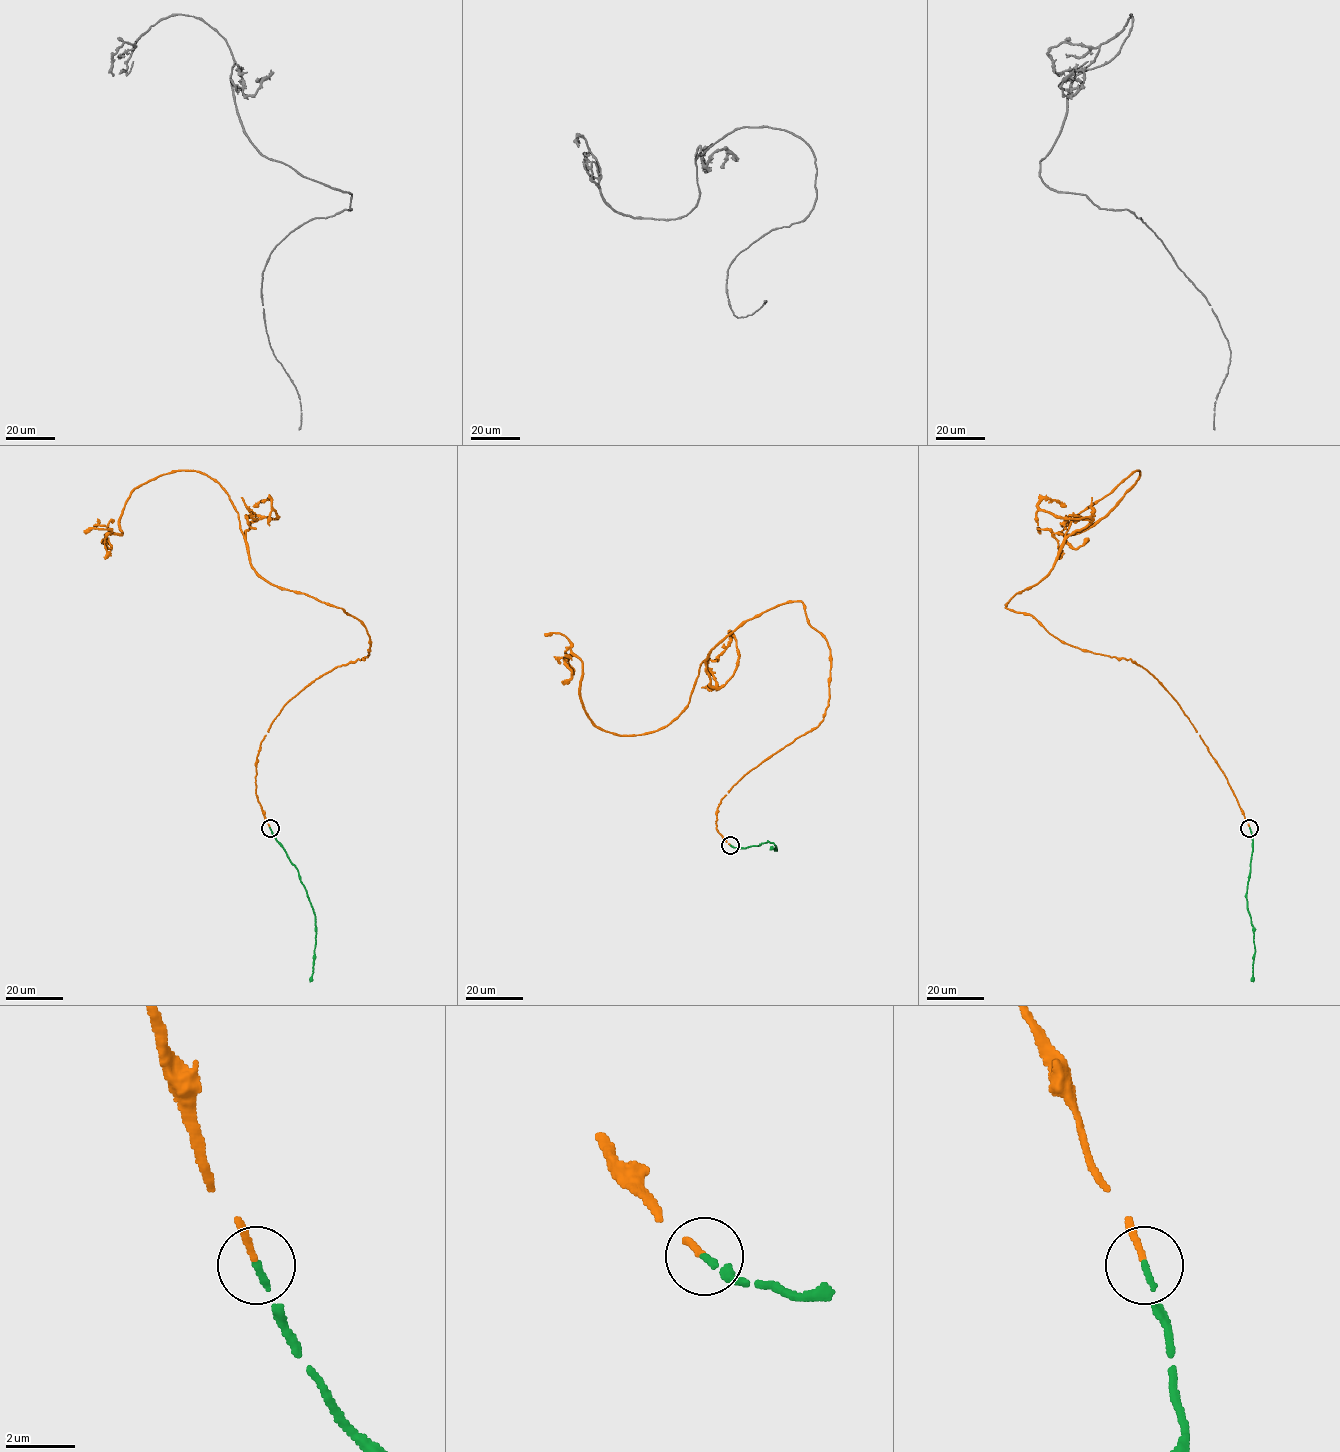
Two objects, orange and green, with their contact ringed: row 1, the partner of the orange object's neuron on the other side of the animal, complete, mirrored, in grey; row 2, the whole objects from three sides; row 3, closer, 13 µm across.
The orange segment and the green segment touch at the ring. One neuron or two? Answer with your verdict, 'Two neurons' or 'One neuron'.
One neuron

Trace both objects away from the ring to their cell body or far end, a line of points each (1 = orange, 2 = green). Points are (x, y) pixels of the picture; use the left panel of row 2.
1: (269, 827), (260, 743), (369, 654), (365, 626), (267, 582), (195, 470), (138, 486), (101, 543)
2: (269, 828), (297, 869), (315, 915), (315, 942), (310, 982)

